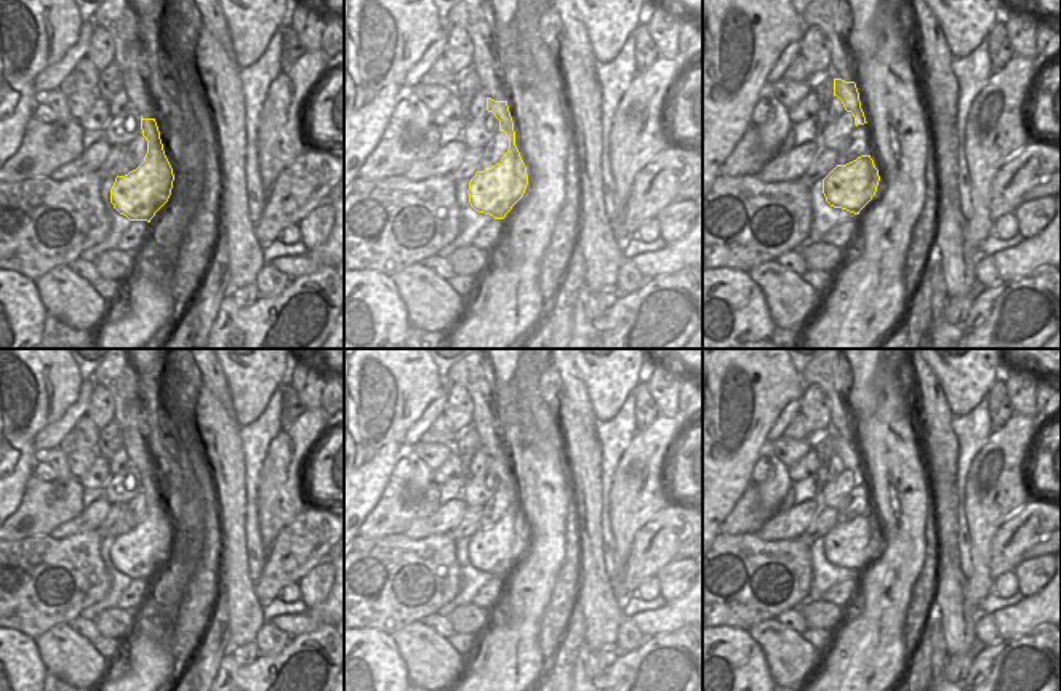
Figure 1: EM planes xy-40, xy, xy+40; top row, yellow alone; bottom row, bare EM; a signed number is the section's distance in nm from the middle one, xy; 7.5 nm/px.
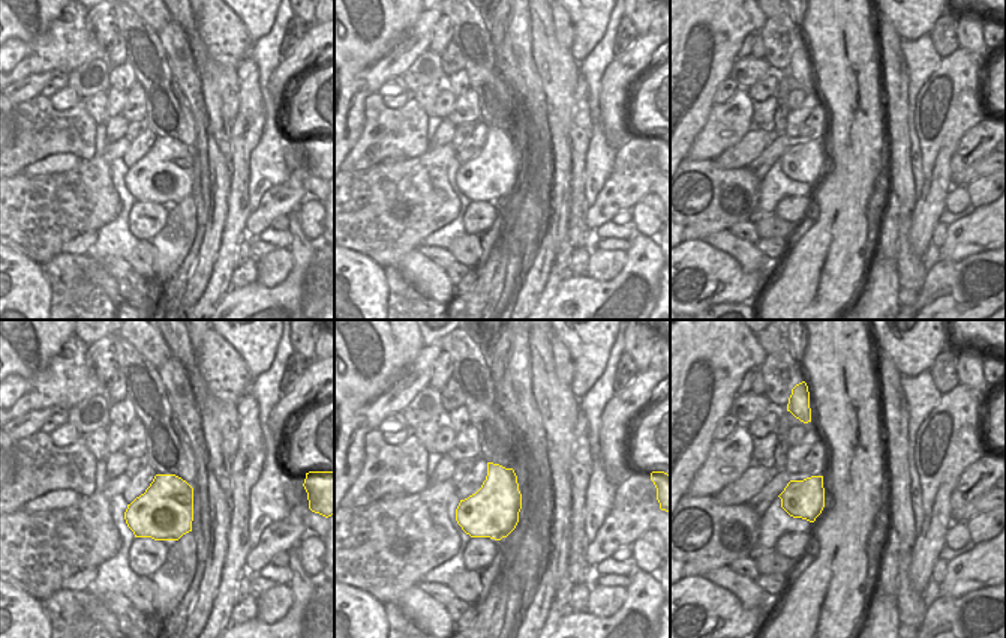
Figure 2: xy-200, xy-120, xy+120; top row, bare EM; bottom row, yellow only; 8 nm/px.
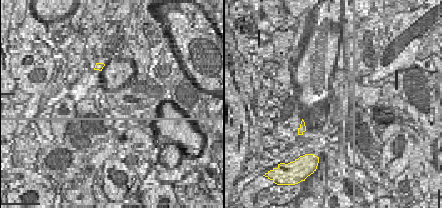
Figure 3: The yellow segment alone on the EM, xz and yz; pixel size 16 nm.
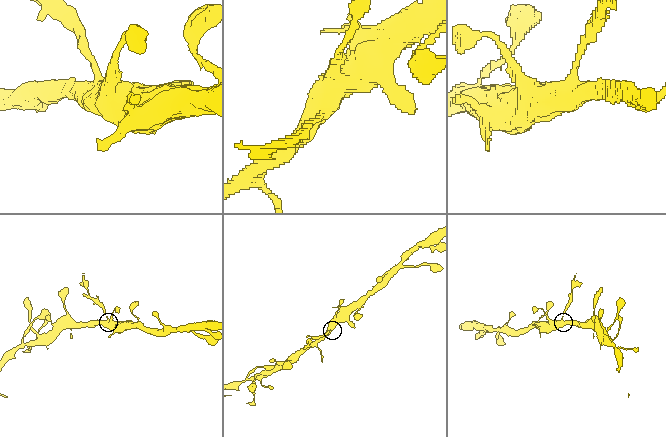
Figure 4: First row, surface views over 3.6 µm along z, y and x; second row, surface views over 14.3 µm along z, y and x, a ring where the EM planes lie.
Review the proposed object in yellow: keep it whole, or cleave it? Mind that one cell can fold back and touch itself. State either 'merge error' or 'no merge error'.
merge error

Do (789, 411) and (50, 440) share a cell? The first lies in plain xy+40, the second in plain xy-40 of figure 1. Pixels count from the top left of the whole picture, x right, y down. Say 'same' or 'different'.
same

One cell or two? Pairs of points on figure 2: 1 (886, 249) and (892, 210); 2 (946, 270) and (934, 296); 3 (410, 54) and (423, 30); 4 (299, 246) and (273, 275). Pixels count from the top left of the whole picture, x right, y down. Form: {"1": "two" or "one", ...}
{"1": "one", "2": "one", "3": "one", "4": "two"}

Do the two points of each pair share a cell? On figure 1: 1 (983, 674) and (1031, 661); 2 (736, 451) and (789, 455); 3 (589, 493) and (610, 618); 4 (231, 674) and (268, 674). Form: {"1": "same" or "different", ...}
{"1": "same", "2": "different", "3": "same", "4": "same"}

